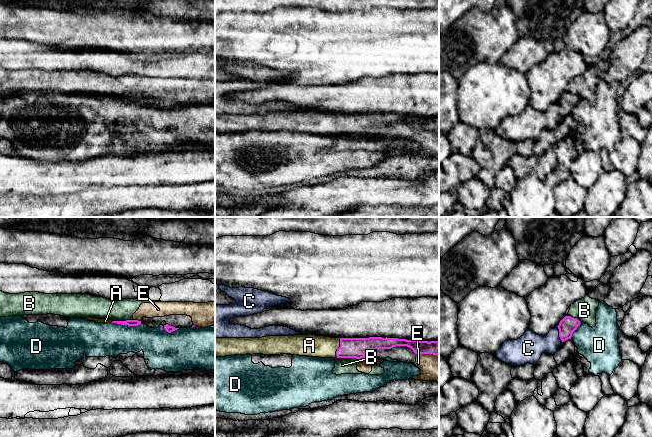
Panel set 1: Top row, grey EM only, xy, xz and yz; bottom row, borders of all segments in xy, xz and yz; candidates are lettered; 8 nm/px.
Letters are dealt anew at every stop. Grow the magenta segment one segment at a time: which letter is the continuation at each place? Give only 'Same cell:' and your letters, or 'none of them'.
Same cell: A

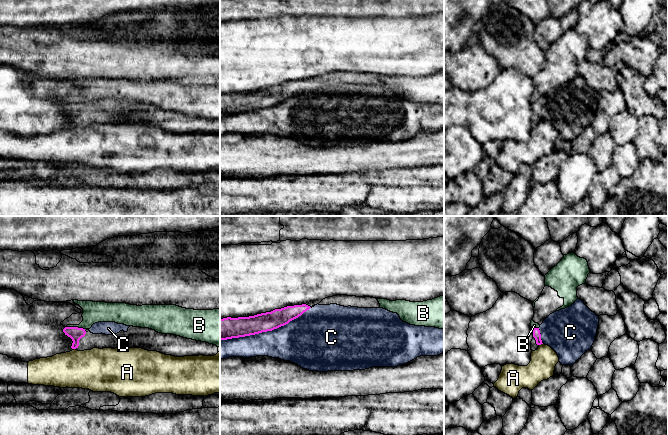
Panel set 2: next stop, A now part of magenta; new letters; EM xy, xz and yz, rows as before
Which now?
Same cell: none of them

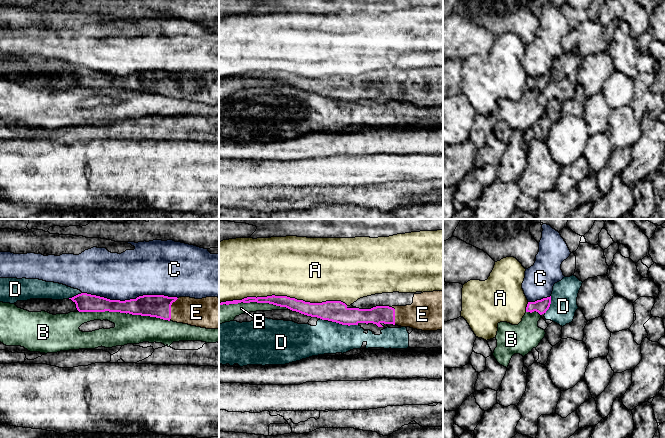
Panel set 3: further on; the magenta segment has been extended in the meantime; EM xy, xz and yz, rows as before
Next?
Same cell: E

